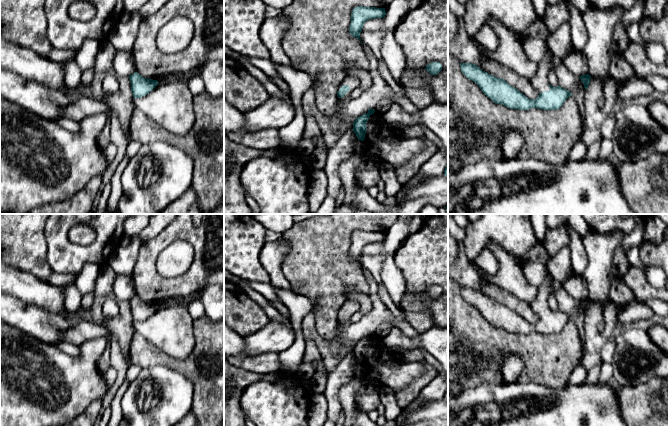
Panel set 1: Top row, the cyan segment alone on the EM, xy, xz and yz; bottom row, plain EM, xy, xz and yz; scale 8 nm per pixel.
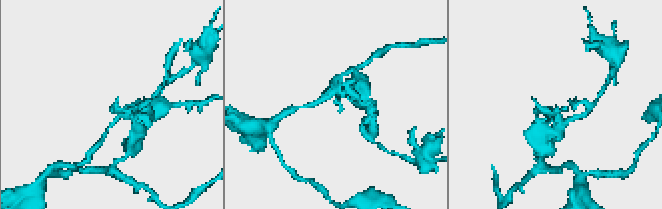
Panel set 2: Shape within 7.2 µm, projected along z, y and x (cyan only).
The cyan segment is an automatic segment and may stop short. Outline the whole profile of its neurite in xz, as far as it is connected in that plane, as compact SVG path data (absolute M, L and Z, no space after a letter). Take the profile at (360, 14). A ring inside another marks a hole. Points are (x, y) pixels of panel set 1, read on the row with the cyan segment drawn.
M358 6L351 13L350 34L360 39L360 33L366 21L375 18L383 18L386 15L385 8Z

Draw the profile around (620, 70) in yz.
M614 54L610 63L610 76L616 81L622 82L630 77L639 76L620 54Z

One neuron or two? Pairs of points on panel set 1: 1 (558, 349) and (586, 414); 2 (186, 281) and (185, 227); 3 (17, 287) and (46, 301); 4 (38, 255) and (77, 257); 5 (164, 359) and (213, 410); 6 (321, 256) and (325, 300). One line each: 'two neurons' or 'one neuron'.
1: two neurons
2: one neuron
3: one neuron
4: two neurons
5: one neuron
6: one neuron

